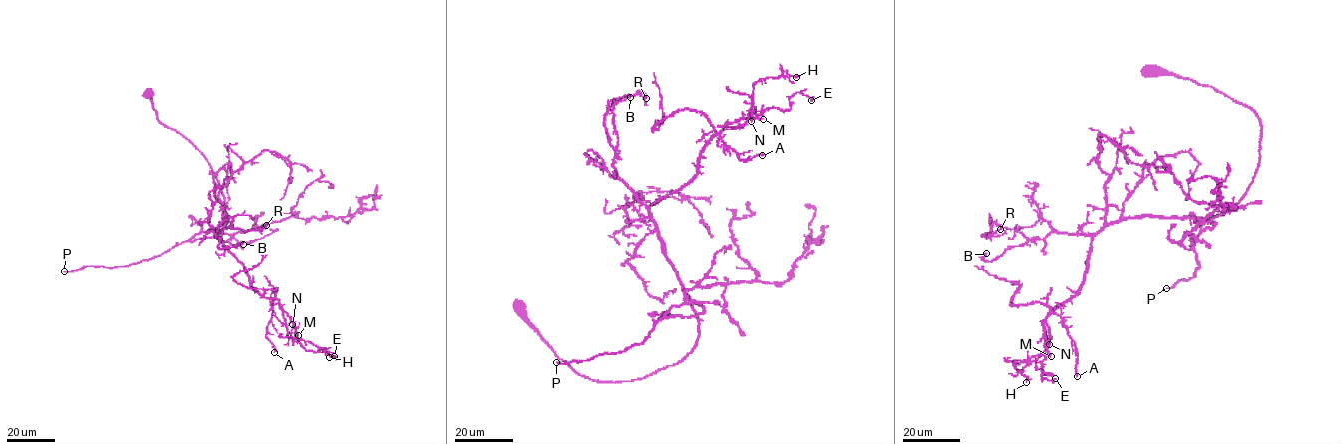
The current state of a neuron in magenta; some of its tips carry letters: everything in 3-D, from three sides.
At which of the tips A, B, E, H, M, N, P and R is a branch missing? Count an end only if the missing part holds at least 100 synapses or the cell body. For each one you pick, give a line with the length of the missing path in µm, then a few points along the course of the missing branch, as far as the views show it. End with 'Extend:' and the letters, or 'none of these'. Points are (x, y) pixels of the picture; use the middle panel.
P: missing 180 µm
Extend: P

